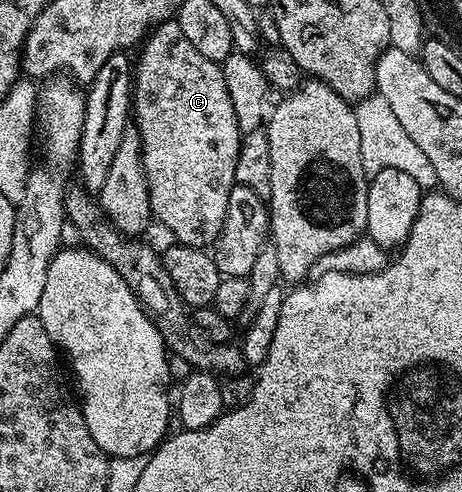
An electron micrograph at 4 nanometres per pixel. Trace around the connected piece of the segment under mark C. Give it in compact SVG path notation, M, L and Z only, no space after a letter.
M176 18L162 20L155 25L149 31L140 50L140 61L135 61L134 64L131 111L134 113L136 129L140 132L140 157L142 158L142 166L144 167L146 182L148 183L150 210L157 225L160 223L162 227L169 228L176 235L174 237L175 243L185 244L191 248L207 249L209 246L215 245L216 241L220 239L220 231L226 218L226 202L230 198L230 190L237 183L236 163L238 162L238 150L240 149L240 138L242 135L238 126L238 118L234 114L234 102L230 102L230 90L226 90L224 69L217 61L206 58L206 54L200 53L192 45L190 38L186 38L186 34L182 34L182 26L179 19Z

